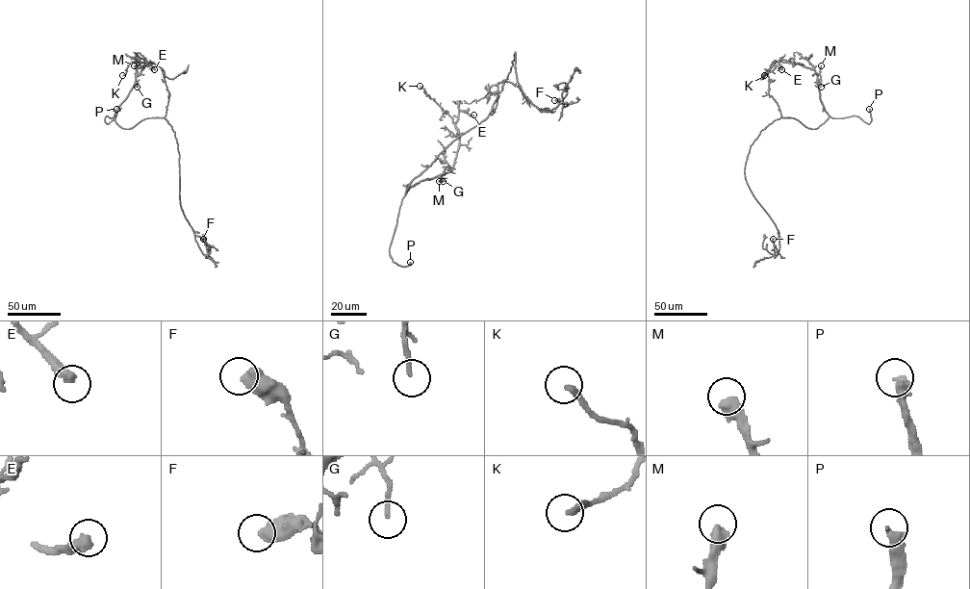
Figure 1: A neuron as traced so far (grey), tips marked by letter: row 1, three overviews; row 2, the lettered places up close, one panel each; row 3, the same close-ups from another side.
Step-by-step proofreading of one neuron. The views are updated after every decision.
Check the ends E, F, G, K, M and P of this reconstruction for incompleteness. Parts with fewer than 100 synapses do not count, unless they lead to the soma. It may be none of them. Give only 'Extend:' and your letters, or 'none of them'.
Extend: P

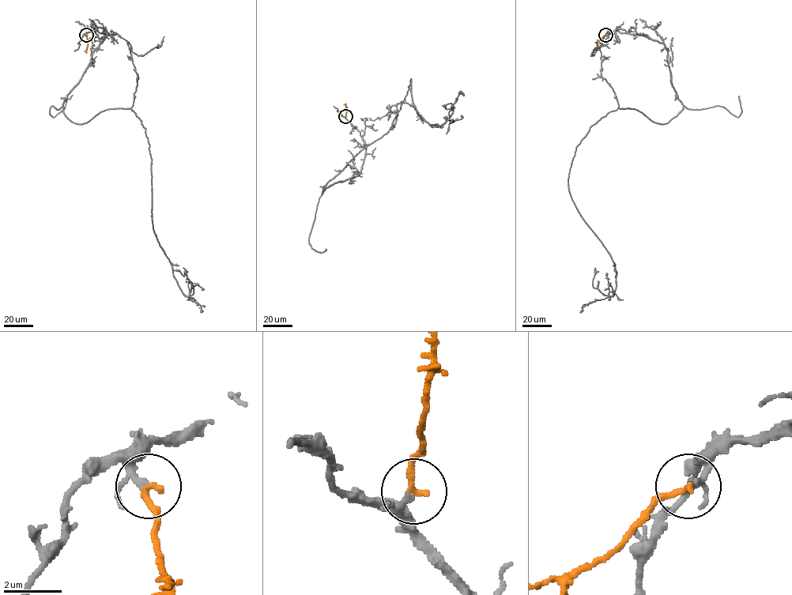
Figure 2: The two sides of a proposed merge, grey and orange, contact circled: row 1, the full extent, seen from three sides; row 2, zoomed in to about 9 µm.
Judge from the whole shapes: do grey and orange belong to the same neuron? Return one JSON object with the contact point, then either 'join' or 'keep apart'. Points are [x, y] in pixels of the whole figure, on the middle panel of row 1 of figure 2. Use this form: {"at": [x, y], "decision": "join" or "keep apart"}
{"at": [345, 116], "decision": "join"}

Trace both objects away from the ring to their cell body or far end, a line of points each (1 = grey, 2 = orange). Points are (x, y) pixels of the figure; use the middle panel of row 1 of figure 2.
1: (345, 116), (364, 142), (361, 172), (322, 193), (389, 129), (411, 79), (432, 127), (452, 113), (442, 105)
2: (345, 116), (345, 103)

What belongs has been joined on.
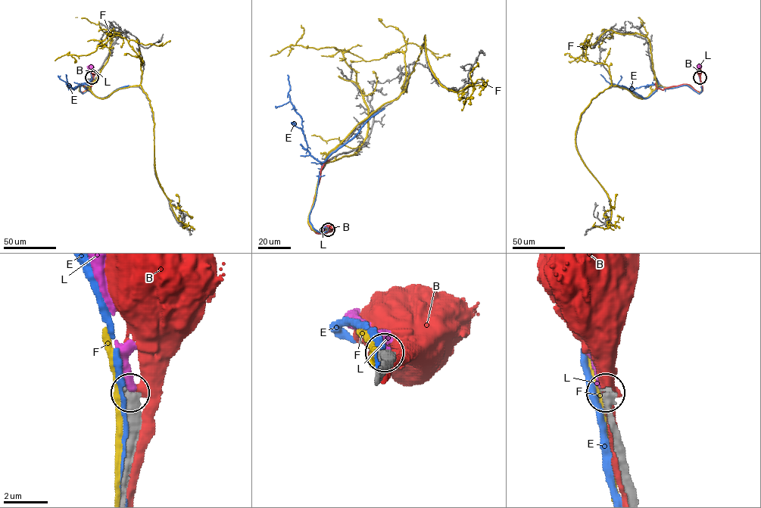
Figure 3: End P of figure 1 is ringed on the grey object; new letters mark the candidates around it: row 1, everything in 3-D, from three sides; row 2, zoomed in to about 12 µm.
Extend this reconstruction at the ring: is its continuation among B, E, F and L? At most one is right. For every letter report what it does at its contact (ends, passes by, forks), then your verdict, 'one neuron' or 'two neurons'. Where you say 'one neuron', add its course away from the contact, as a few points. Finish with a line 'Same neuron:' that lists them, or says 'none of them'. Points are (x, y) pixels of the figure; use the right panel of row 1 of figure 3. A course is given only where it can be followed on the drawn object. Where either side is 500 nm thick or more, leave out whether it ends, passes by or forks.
B: two neurons
E: two neurons
F: it passes by; two neurons
L: it ends; one neuron; course (700, 77), (699, 67)
Same neuron: L

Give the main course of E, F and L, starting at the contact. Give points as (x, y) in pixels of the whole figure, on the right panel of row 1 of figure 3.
E: (700, 78), (702, 91), (698, 93), (684, 85), (666, 88), (652, 84), (626, 88), (609, 83), (600, 74)
F: (700, 77), (701, 92), (644, 98), (610, 85), (581, 114), (578, 152), (611, 201), (609, 225), (595, 222)
L: (700, 77), (699, 67)

